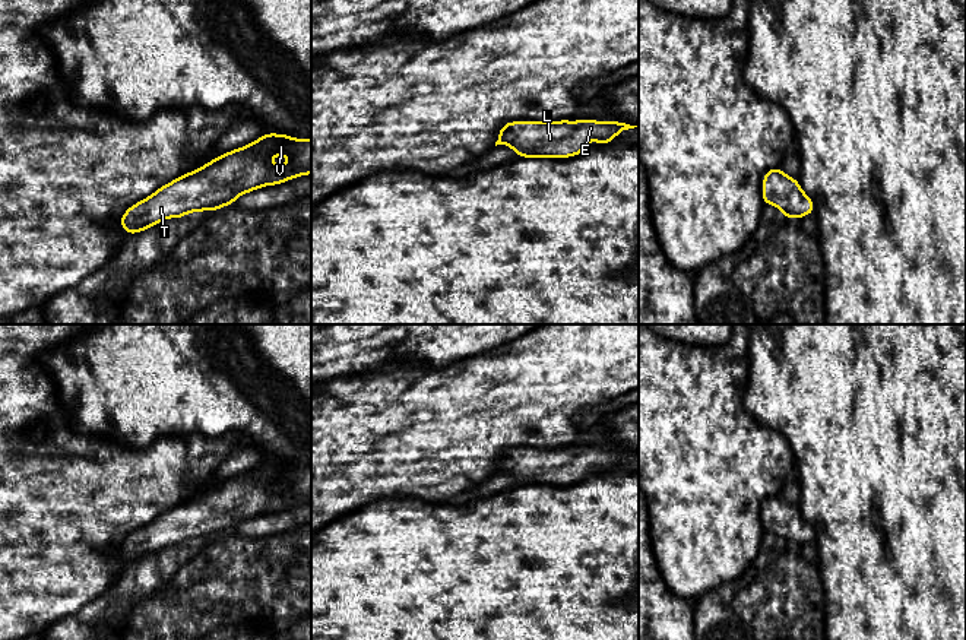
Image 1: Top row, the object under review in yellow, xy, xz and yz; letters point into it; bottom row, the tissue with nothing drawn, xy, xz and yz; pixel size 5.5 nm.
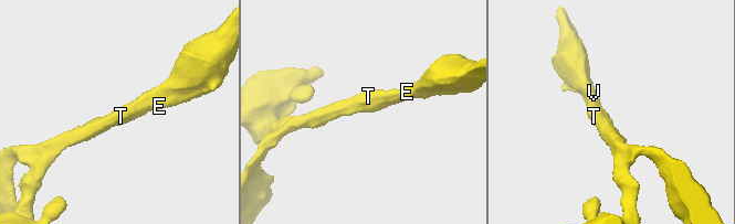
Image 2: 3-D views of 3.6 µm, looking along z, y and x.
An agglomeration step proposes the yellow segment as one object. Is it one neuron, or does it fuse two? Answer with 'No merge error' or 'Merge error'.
No merge error

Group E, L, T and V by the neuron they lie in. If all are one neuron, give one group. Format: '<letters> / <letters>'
E L T V

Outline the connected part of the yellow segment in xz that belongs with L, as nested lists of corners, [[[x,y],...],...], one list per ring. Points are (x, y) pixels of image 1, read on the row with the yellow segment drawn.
[[[509,121],[498,130],[497,145],[511,148],[519,158],[571,158],[580,155],[587,142],[609,145],[621,132],[634,129],[620,121]]]

